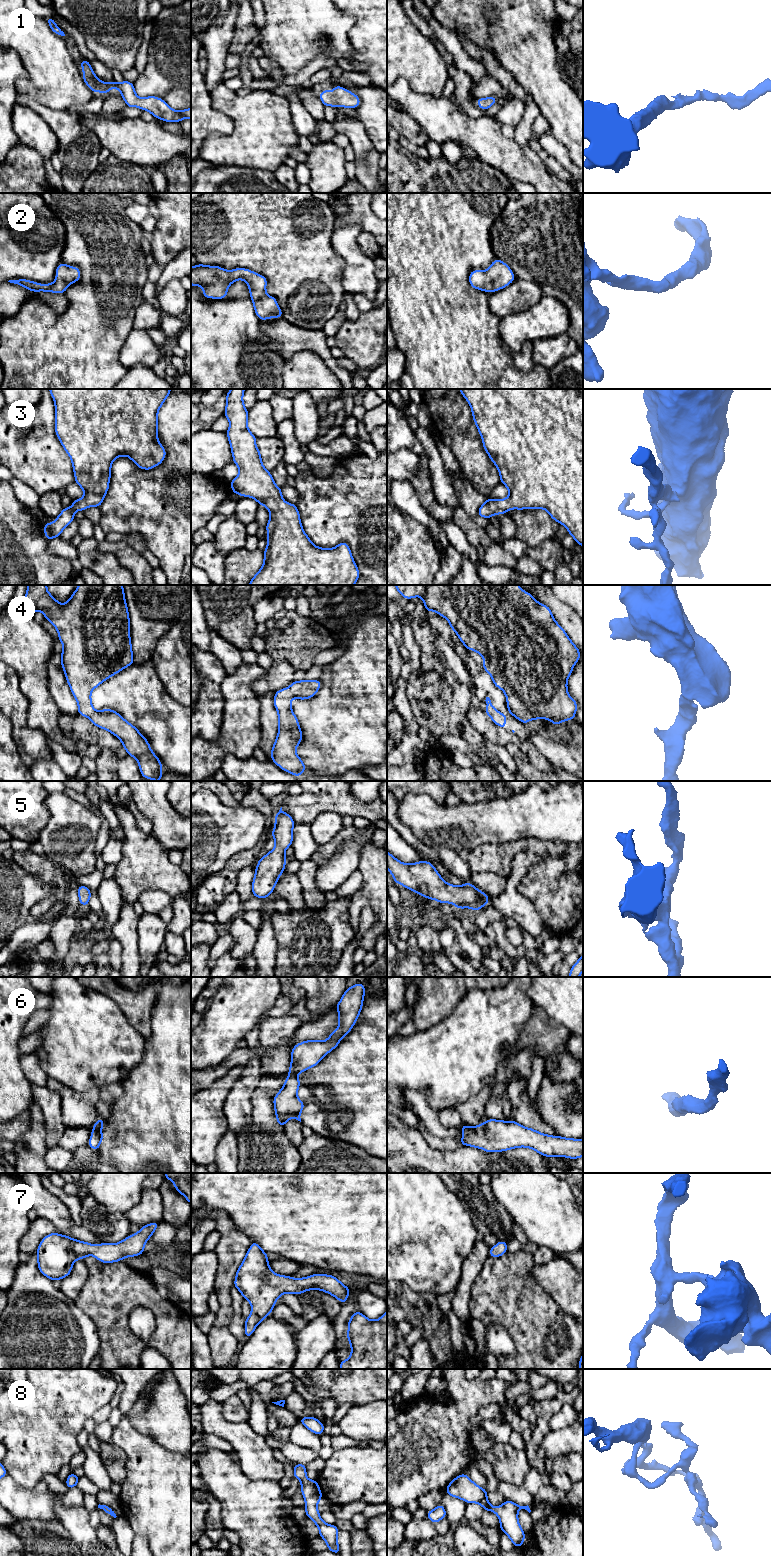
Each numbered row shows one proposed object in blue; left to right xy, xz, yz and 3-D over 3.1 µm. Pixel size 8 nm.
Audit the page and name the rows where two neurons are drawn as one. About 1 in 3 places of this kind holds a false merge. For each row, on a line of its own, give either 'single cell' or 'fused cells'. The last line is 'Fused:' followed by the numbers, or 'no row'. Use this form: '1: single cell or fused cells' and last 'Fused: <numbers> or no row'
1: single cell
2: single cell
3: single cell
4: single cell
5: single cell
6: single cell
7: single cell
8: single cell
Fused: no row

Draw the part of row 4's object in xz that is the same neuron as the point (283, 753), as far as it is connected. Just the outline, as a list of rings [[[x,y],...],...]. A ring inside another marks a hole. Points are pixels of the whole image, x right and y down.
[[[319,680],[294,681],[288,688],[280,689],[274,695],[274,706],[278,712],[279,728],[278,735],[271,750],[271,759],[282,770],[295,775],[297,778],[300,778],[300,774],[306,771],[307,768],[296,753],[296,747],[302,741],[302,732],[298,719],[292,711],[290,700],[294,698],[301,700],[312,698],[316,695],[320,687],[321,682]]]

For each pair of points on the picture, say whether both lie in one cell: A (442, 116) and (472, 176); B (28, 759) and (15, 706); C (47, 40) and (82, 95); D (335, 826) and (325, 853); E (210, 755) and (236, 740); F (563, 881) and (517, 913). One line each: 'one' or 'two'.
A: two
B: one
C: one
D: two
E: one
F: two

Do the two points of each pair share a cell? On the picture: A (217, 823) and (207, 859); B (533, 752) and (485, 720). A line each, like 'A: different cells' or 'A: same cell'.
A: same cell
B: same cell

